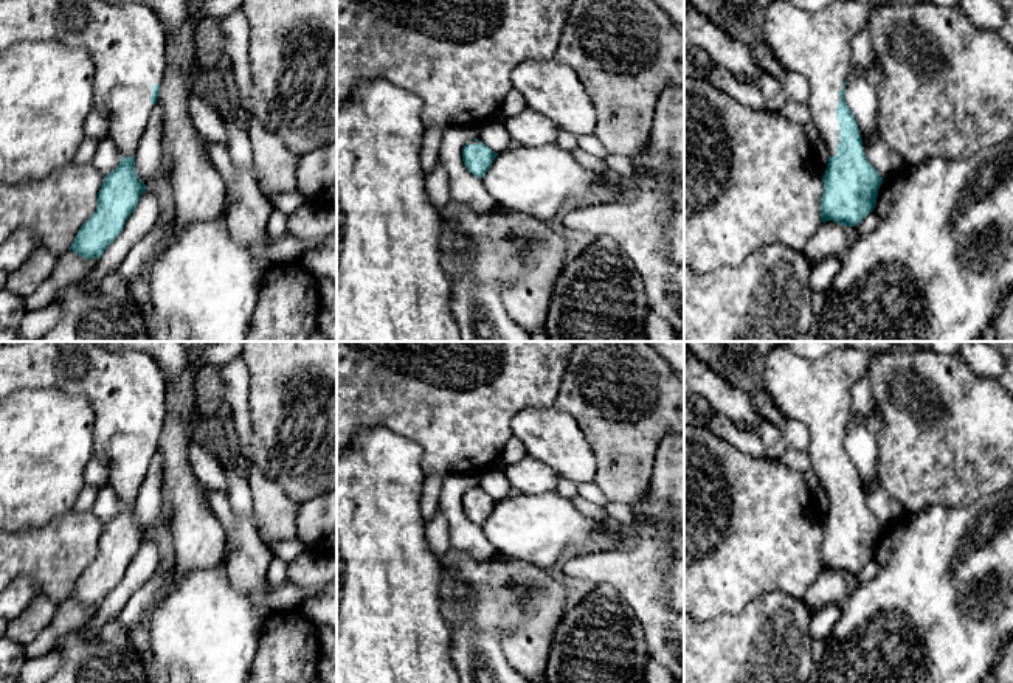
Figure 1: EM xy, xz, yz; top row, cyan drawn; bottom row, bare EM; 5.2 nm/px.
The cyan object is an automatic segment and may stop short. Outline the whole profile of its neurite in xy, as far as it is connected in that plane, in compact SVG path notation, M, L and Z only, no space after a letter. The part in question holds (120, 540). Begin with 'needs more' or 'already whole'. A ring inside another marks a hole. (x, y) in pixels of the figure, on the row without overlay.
needs more; M17 342L0 349L0 397L23 388L57 388L88 399L96 414L93 456L107 466L107 489L123 506L115 518L104 523L98 556L70 595L84 607L102 604L147 536L137 522L133 503L157 452L166 418L166 387L154 357L141 351L112 352L93 342Z

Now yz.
needs more; M777 342L765 359L763 379L777 408L808 427L808 456L828 500L819 563L821 570L833 568L844 574L856 574L873 559L884 528L864 503L859 475L844 446L845 425L852 414L852 387L863 374L869 379L872 399L883 416L876 461L878 484L903 506L904 512L920 512L934 504L968 506L1013 486L1013 396L1002 387L999 377L979 377L957 354L934 349L918 349L912 354L895 349L873 355L845 346L818 359L802 359L783 342Z

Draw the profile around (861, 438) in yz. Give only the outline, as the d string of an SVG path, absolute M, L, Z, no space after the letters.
M873 402L866 416L853 416L845 425L844 446L859 475L861 486L878 484L876 461L883 416Z

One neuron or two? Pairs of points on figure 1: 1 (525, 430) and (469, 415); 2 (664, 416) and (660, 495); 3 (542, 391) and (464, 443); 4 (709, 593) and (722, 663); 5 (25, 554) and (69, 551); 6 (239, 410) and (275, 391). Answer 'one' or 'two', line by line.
1: two
2: two
3: one
4: two
5: one
6: two

